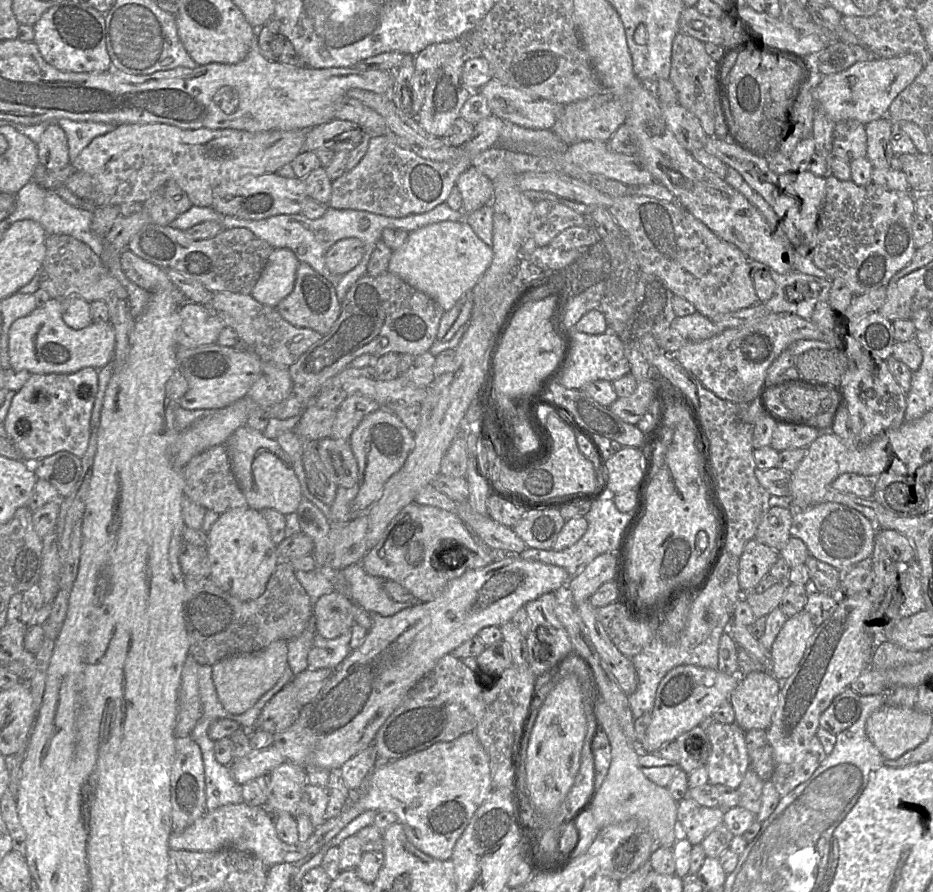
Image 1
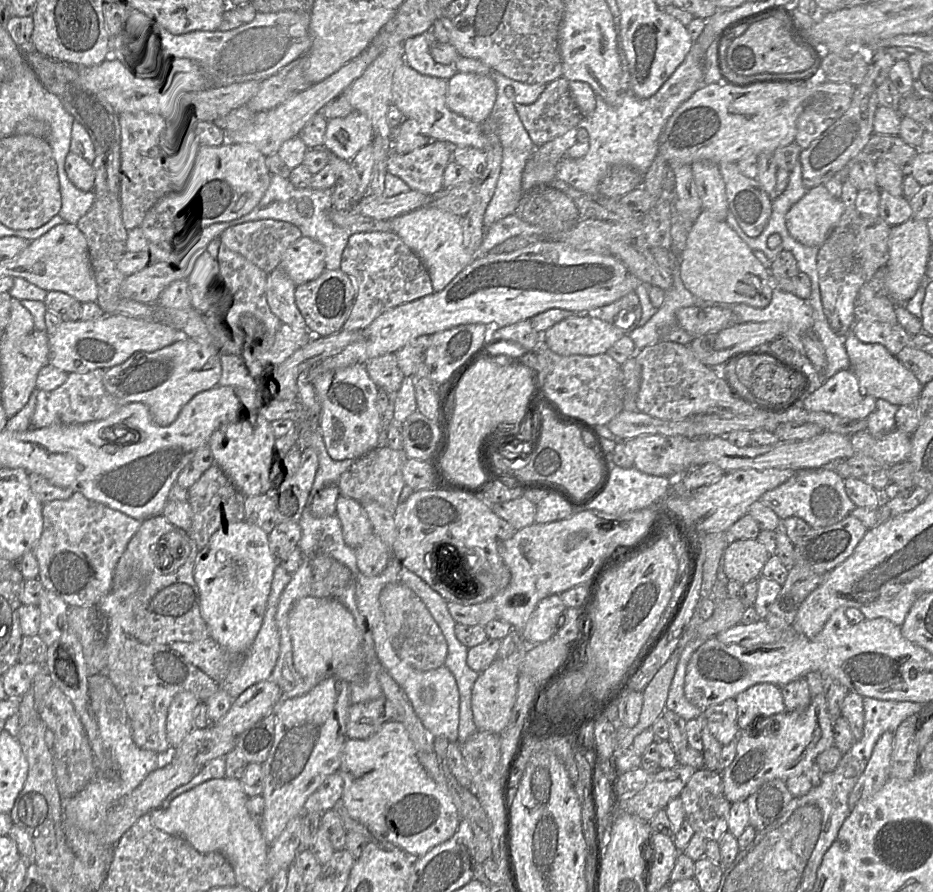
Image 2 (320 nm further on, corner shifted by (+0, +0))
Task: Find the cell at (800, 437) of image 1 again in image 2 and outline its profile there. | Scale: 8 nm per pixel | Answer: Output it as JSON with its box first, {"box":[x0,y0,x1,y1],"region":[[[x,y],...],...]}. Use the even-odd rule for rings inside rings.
{"box":[802,369,877,419],"region":[[[843,369],[827,378],[808,395],[802,405],[810,412],[826,412],[844,418],[867,419],[876,408],[877,399],[864,394],[855,374]]]}

